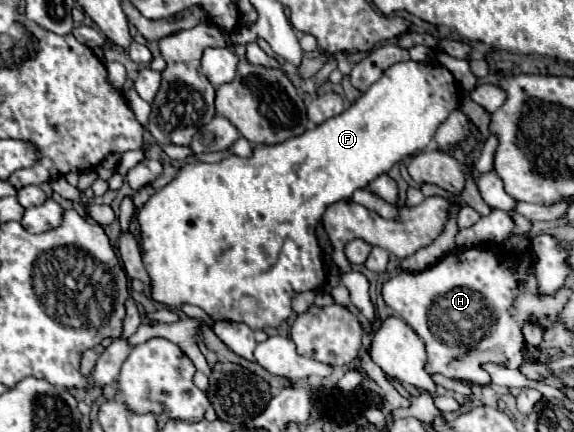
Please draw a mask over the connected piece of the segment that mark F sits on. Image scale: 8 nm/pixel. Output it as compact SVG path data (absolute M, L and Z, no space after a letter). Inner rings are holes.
M415 61L397 63L347 111L325 121L325 125L307 129L301 137L281 145L257 145L247 159L229 155L219 163L183 165L171 183L139 207L141 257L151 279L151 297L173 311L189 303L201 307L215 321L239 321L251 329L277 329L291 317L291 299L297 293L325 287L321 247L315 233L307 233L307 227L315 229L329 205L349 199L355 189L365 189L403 157L429 147L439 125L459 107L457 93L455 79L445 67ZM213 205L221 205L223 217L211 217L211 211L217 211Z

